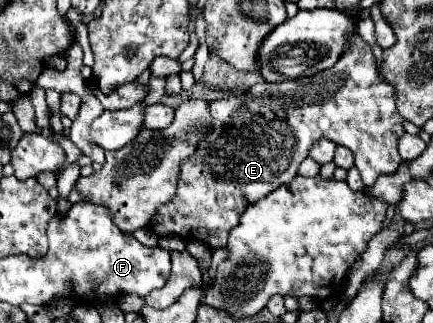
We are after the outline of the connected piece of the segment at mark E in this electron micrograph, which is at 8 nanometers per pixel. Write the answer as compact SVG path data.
M354 35L352 49L342 55L342 59L314 77L282 81L282 83L268 83L260 81L244 95L220 99L210 103L210 119L212 129L198 143L194 157L182 161L182 175L178 181L178 189L174 201L160 205L150 221L150 229L158 235L180 235L184 239L202 241L208 247L226 247L228 233L232 227L238 225L240 215L246 207L280 185L292 181L298 173L300 163L308 157L312 143L326 137L336 145L348 147L356 157L356 167L362 175L366 187L370 187L378 175L394 173L402 163L398 155L398 139L404 133L402 117L396 109L394 101L394 87L384 83L378 77L376 57L372 49L362 41L362 37Z

